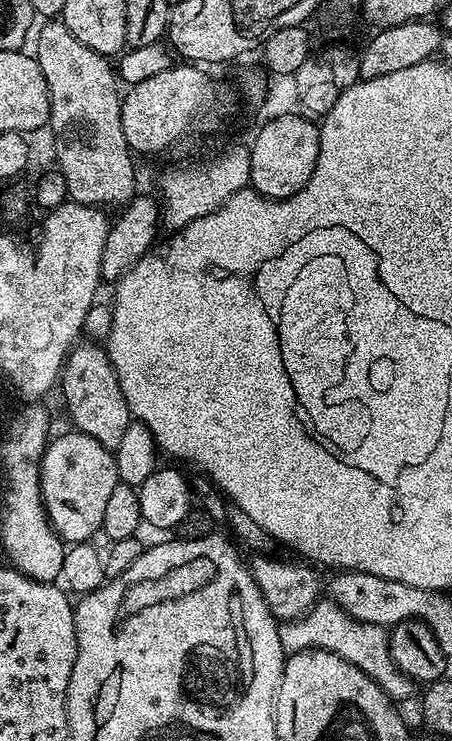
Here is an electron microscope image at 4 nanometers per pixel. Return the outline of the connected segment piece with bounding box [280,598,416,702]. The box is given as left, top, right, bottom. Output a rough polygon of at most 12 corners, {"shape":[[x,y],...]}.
{"shape":[[331,599],[280,624],[285,653],[321,648],[394,702],[416,690],[389,656],[389,631]]}

